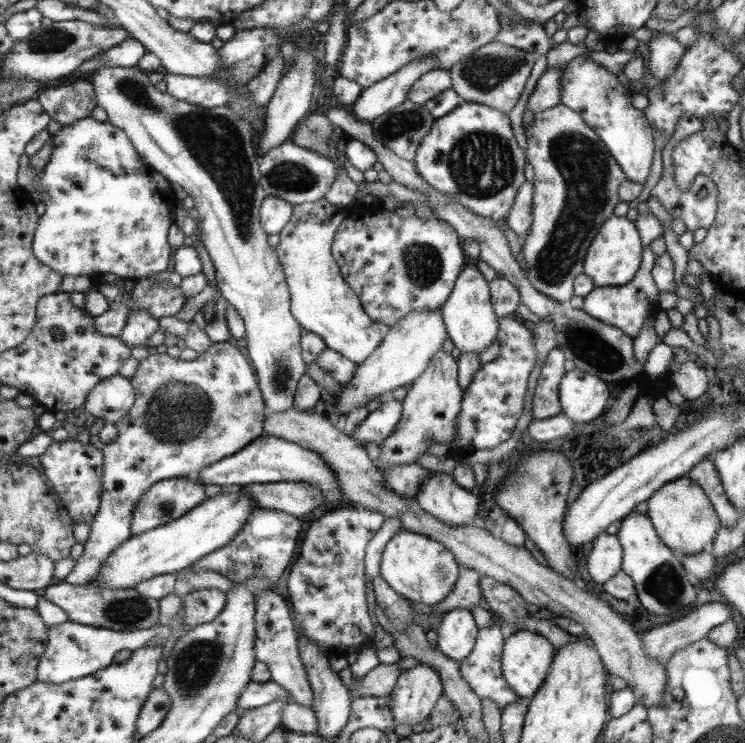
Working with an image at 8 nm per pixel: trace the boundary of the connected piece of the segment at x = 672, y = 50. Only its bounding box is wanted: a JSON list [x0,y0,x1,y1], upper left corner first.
[648,32,686,80]

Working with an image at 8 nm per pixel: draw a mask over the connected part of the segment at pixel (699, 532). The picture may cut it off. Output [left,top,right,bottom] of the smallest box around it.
[646,476,722,557]

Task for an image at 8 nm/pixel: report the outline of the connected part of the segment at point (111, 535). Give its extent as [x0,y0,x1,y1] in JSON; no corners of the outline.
[65,342,268,586]

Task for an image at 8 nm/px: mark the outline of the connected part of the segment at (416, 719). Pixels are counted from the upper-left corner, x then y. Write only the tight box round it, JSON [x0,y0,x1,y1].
[384,663,444,726]

